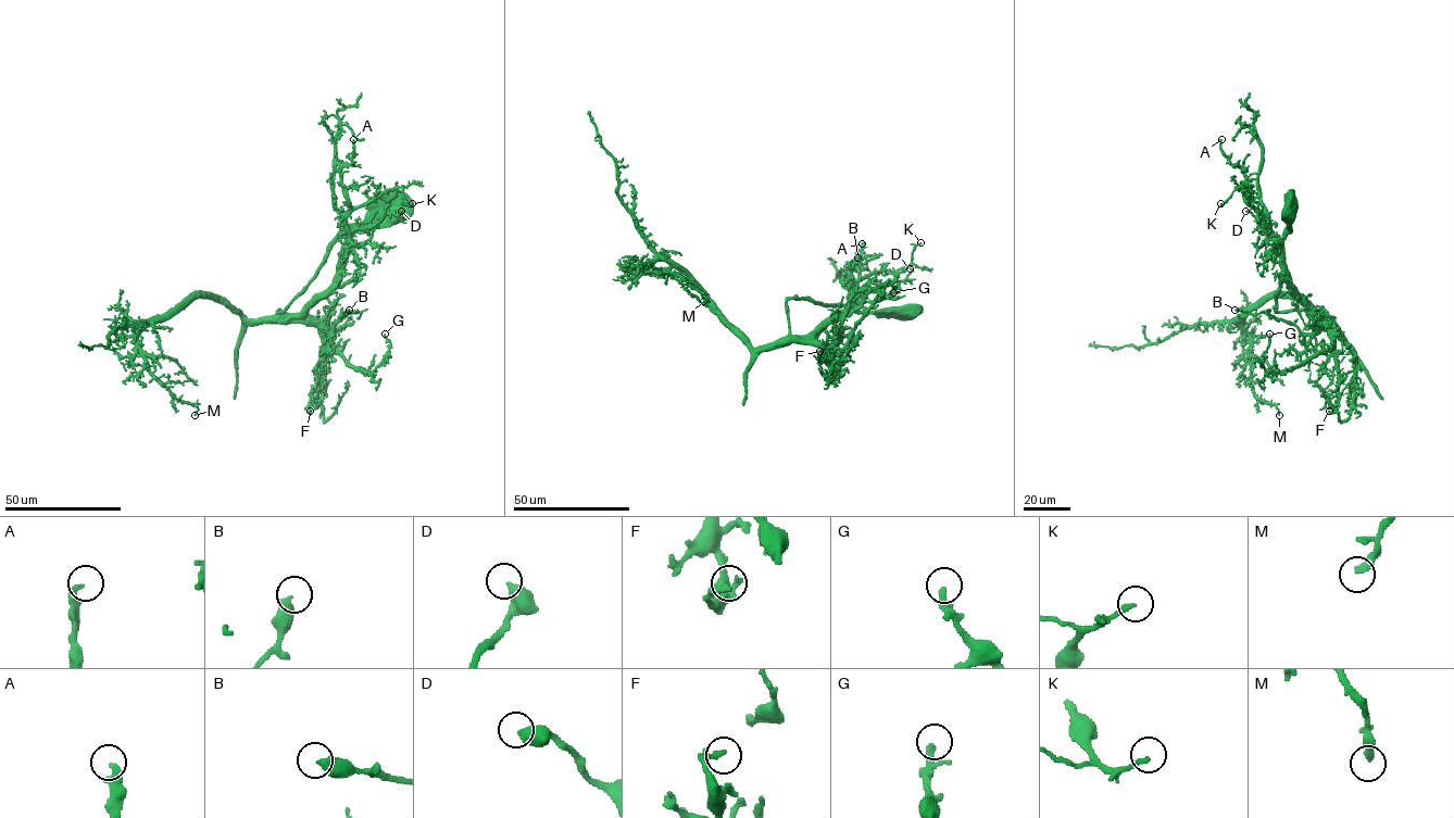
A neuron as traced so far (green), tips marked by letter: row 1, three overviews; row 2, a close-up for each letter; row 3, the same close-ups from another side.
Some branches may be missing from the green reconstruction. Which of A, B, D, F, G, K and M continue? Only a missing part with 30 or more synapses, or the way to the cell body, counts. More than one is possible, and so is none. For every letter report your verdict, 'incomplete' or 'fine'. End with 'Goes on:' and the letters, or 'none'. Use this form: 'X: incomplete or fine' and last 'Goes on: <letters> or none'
A: fine
B: fine
D: fine
F: fine
G: fine
K: fine
M: fine
Goes on: none

